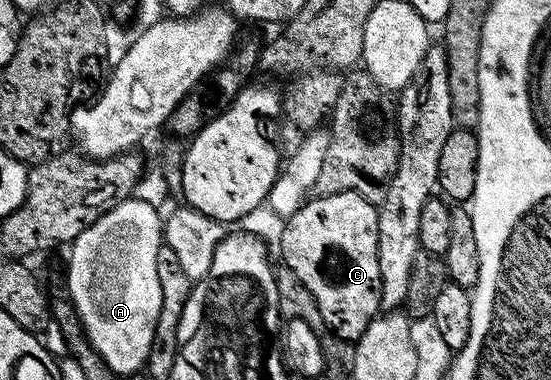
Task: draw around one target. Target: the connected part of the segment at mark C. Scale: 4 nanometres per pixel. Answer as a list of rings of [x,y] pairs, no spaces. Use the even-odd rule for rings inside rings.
[[[323,193],[309,198],[295,213],[285,218],[282,229],[282,258],[281,260],[292,271],[296,271],[296,276],[300,278],[300,283],[308,287],[312,299],[316,299],[316,307],[320,307],[322,325],[329,332],[333,333],[339,341],[356,343],[364,335],[364,331],[379,316],[382,304],[380,303],[380,259],[378,258],[378,211],[379,206],[373,205],[368,199],[364,199],[358,193]]]

